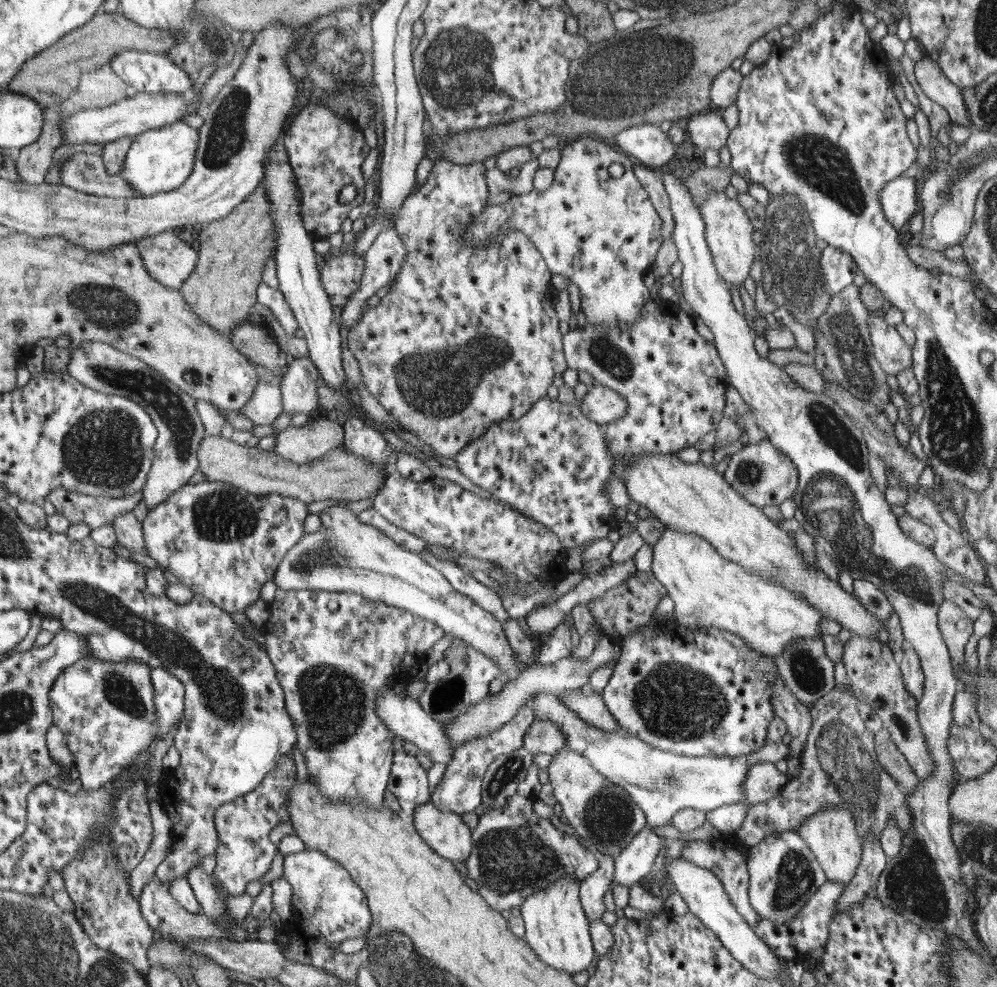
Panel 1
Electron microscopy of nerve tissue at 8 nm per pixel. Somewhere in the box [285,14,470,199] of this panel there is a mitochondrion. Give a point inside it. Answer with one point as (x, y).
(339, 61)

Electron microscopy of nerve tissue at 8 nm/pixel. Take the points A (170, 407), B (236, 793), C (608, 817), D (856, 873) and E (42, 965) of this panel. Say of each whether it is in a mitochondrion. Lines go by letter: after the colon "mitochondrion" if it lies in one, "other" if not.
A: mitochondrion
B: other
C: mitochondrion
D: other
E: mitochondrion

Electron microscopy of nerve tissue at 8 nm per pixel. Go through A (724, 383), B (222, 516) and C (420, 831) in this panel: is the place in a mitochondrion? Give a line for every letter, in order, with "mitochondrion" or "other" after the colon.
A: other
B: mitochondrion
C: other

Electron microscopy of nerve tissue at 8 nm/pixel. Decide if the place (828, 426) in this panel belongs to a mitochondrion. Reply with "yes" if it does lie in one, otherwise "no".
yes

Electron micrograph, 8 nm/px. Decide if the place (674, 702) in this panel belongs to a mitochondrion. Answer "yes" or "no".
yes

